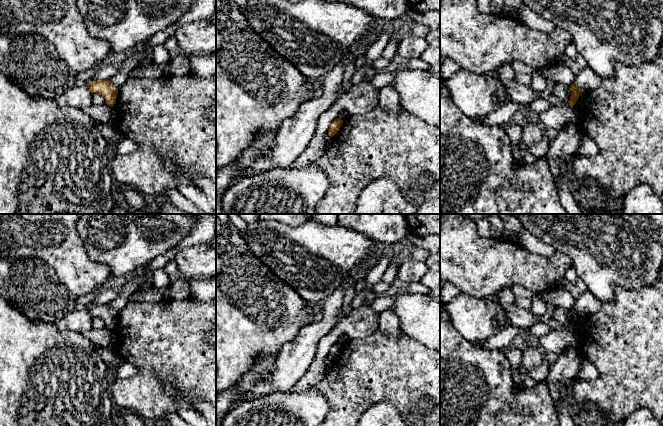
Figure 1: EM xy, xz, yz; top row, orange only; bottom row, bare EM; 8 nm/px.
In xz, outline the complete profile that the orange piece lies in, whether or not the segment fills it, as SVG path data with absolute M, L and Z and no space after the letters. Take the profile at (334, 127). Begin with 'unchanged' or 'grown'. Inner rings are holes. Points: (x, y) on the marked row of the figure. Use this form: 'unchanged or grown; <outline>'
unchanged; M339 118L335 119L329 126L328 135L330 137L333 137L339 131L342 123L343 123L343 120Z

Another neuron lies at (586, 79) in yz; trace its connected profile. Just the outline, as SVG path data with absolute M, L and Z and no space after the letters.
M587 65L576 74L574 84L583 91L591 91L598 88L601 82L602 78Z

